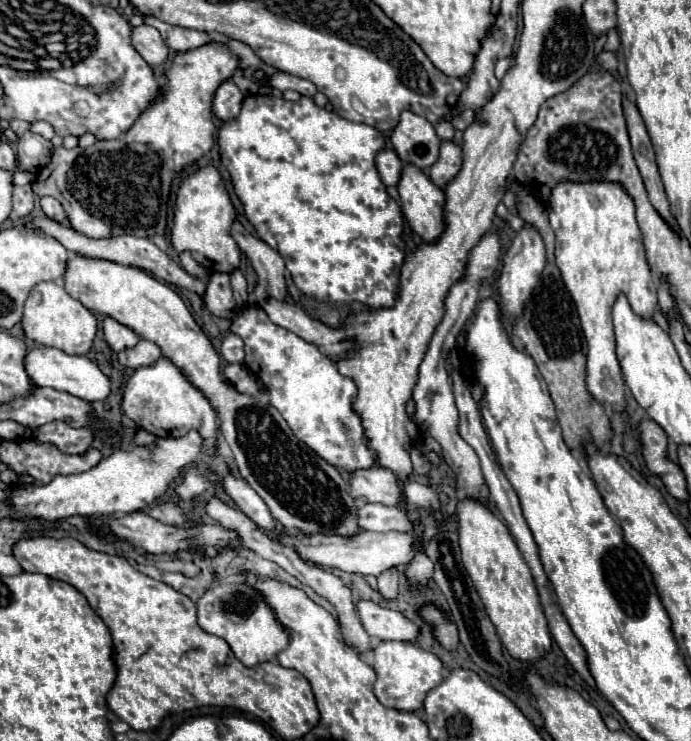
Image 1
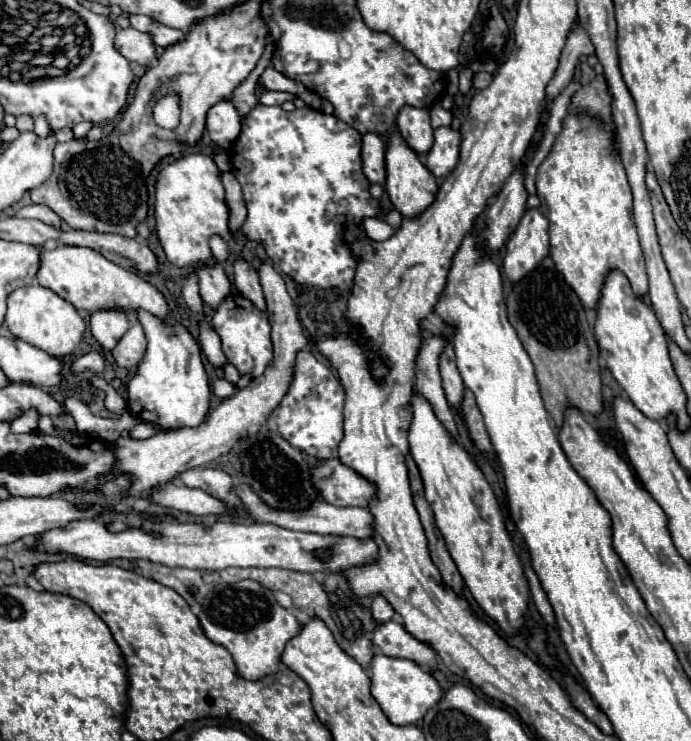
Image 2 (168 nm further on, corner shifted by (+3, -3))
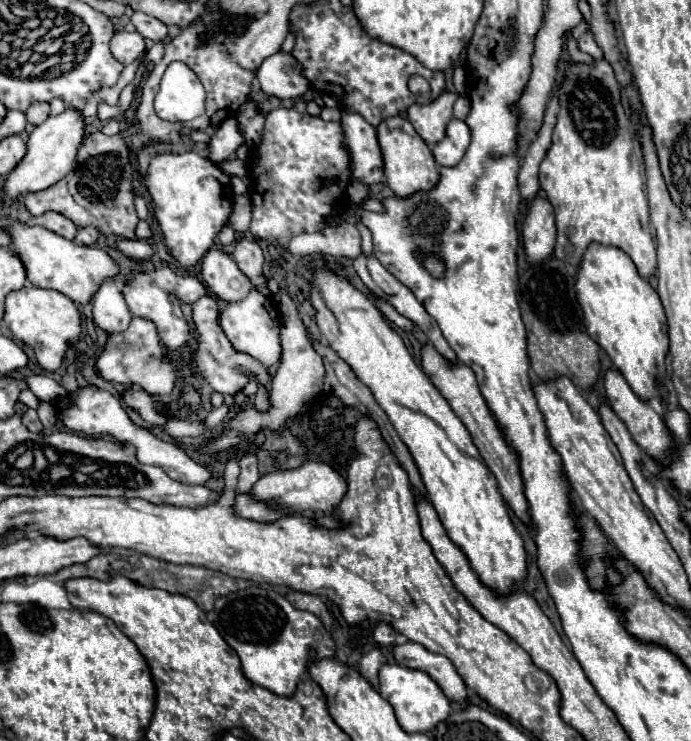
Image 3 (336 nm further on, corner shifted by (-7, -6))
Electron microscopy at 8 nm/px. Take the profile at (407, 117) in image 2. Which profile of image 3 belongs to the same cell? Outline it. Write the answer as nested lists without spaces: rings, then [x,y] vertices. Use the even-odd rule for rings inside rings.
[[[444,91],[436,101],[428,105],[414,103],[408,109],[408,121],[414,125],[416,133],[426,141],[426,145],[436,145],[446,137],[446,125],[452,119],[452,105],[456,93]]]

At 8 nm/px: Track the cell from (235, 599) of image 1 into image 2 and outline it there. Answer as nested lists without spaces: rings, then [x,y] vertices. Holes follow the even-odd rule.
[[[254,580],[214,586],[214,590],[202,602],[198,620],[206,636],[232,654],[238,674],[244,680],[260,680],[264,676],[276,674],[286,642],[298,636],[302,628],[296,616],[282,608],[274,594]]]

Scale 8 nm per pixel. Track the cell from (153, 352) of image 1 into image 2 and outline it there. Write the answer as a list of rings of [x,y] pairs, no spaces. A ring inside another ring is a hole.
[[[132,322],[128,332],[118,340],[116,348],[112,350],[112,356],[118,362],[118,366],[132,368],[142,360],[144,352],[146,352],[144,330],[142,330],[142,326],[138,322]]]

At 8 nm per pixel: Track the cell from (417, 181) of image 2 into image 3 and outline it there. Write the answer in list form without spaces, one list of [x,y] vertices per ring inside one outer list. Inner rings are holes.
[[[402,117],[386,119],[386,123],[378,125],[378,141],[382,147],[382,155],[384,155],[386,185],[394,191],[396,197],[406,199],[418,191],[432,191],[438,185],[440,173],[436,169],[432,151],[424,143],[424,139],[414,131],[410,121],[402,119]]]

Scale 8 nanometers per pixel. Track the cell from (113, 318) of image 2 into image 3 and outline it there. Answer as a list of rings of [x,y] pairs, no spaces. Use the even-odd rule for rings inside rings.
[[[114,281],[102,283],[92,299],[94,323],[104,329],[108,335],[116,335],[128,329],[132,321],[132,313],[124,301],[122,291]]]

